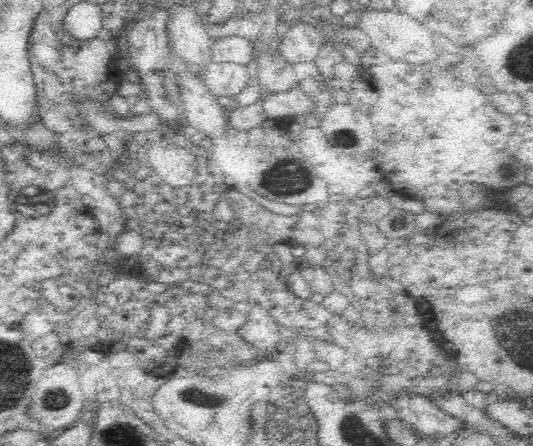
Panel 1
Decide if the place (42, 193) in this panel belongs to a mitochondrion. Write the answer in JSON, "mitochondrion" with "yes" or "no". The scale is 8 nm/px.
{"mitochondrion":"no"}

